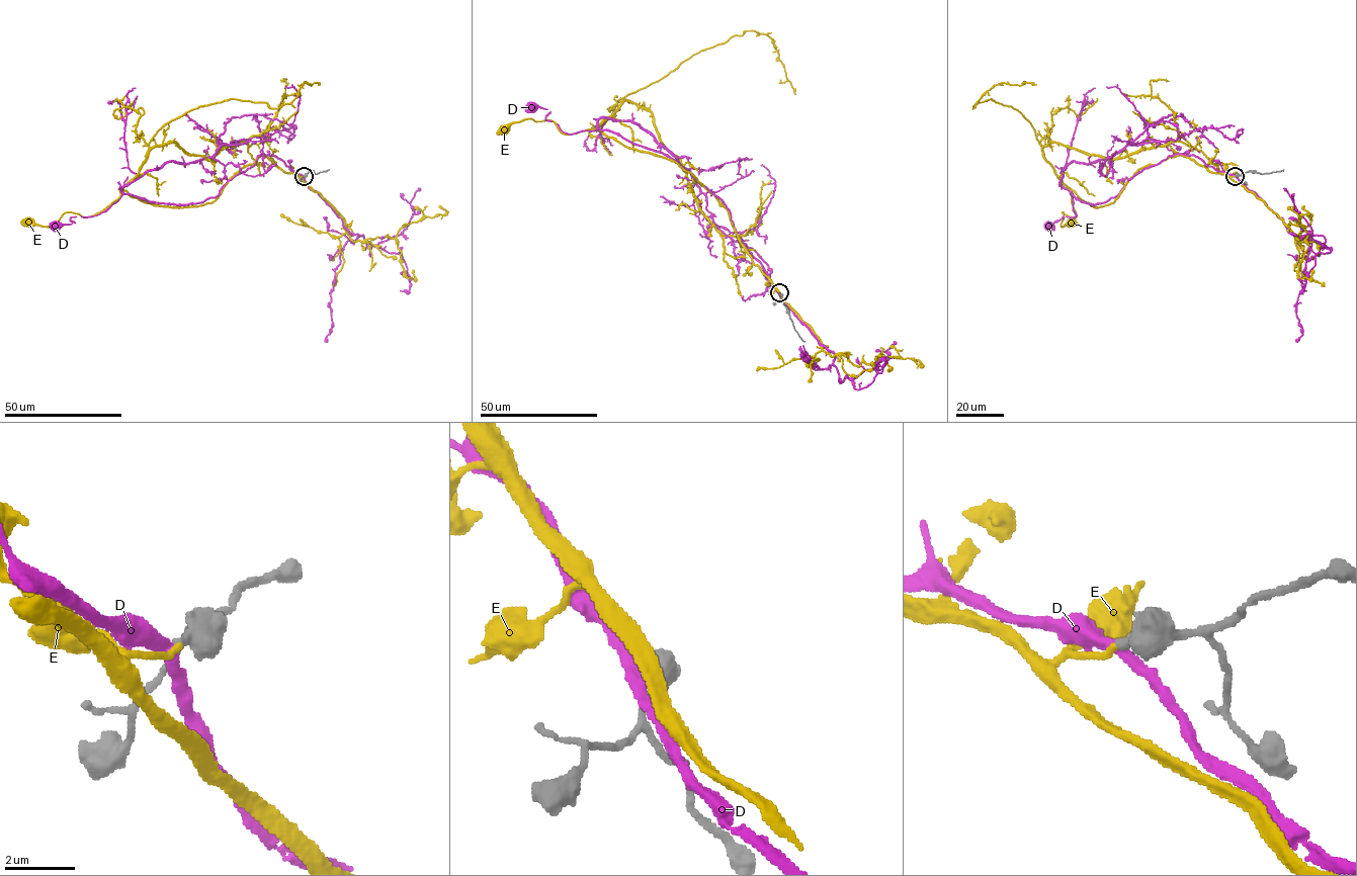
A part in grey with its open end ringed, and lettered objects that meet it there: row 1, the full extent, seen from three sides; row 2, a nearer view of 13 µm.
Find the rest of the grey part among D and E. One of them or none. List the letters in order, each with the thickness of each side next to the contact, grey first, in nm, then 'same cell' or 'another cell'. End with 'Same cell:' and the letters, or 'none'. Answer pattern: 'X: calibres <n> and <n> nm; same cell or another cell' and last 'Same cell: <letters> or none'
D: calibres 400 and 360 nm; another cell
E: calibres 400 and 180 nm; same cell
Same cell: E

